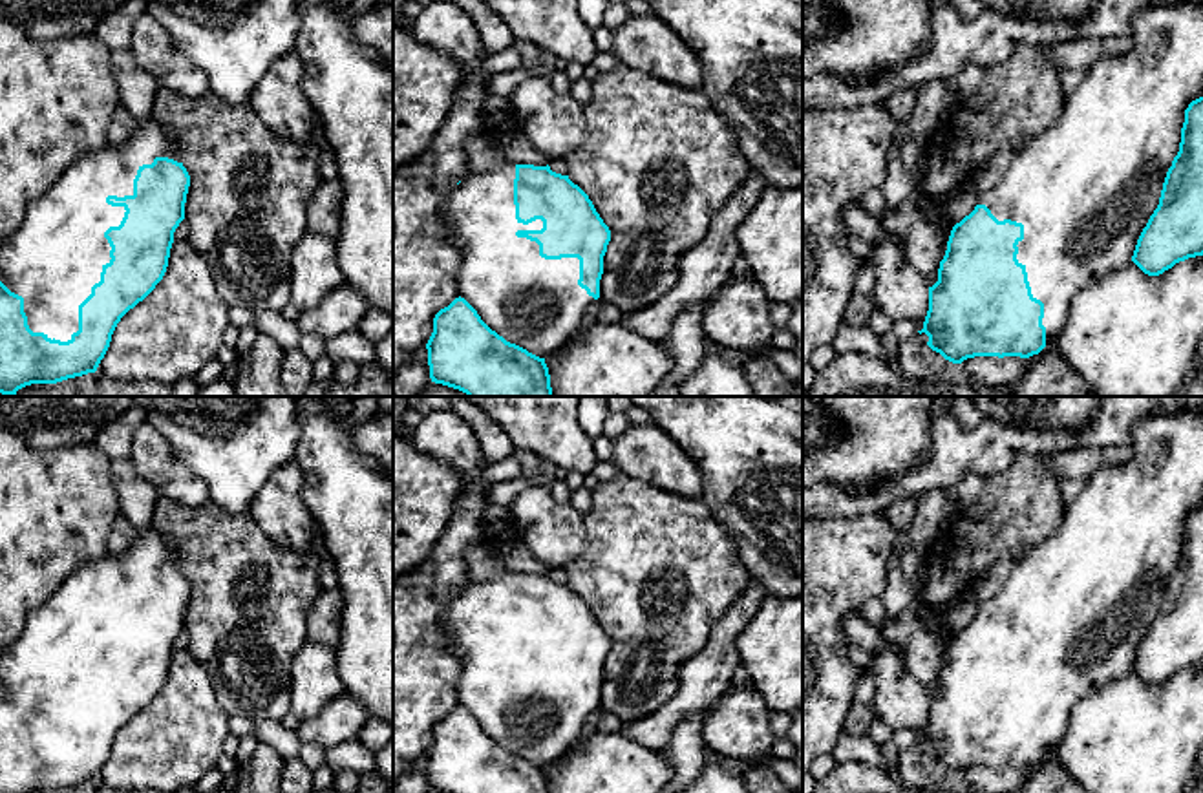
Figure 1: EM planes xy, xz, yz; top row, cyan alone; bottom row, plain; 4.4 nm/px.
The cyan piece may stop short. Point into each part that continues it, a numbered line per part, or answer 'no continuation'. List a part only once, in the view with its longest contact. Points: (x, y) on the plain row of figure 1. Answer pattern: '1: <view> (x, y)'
1: xy (55, 666)

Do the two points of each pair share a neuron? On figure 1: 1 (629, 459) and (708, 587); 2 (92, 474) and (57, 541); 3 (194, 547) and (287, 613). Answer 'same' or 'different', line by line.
1: different
2: same
3: same

